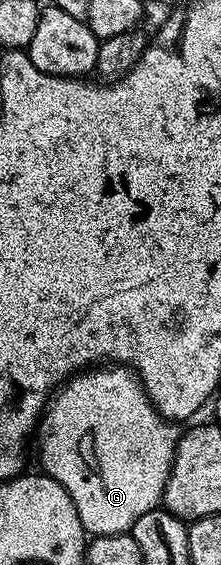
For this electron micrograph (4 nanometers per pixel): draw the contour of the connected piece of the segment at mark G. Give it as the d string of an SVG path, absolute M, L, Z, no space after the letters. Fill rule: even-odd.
M94 366L70 376L60 391L46 404L35 429L35 448L37 444L37 452L41 455L40 471L51 477L55 482L59 482L59 486L63 486L63 490L67 490L67 494L71 494L71 502L75 502L75 510L79 510L79 522L83 522L85 531L90 537L129 532L133 524L139 522L139 518L143 518L143 514L147 514L152 508L158 507L162 503L167 478L171 474L178 439L178 425L161 418L157 409L149 400L149 395L141 387L137 373L125 366Z

